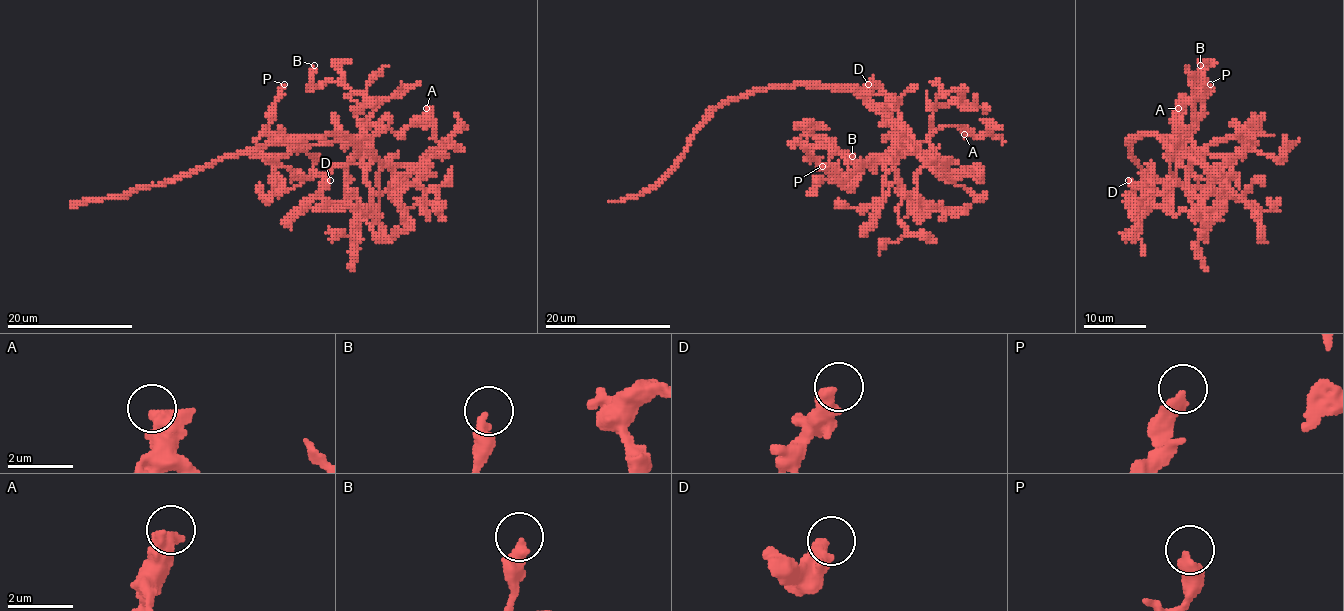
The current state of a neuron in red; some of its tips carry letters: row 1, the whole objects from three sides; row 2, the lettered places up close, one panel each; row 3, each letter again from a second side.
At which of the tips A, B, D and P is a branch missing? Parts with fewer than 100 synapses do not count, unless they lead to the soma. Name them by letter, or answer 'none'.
none

